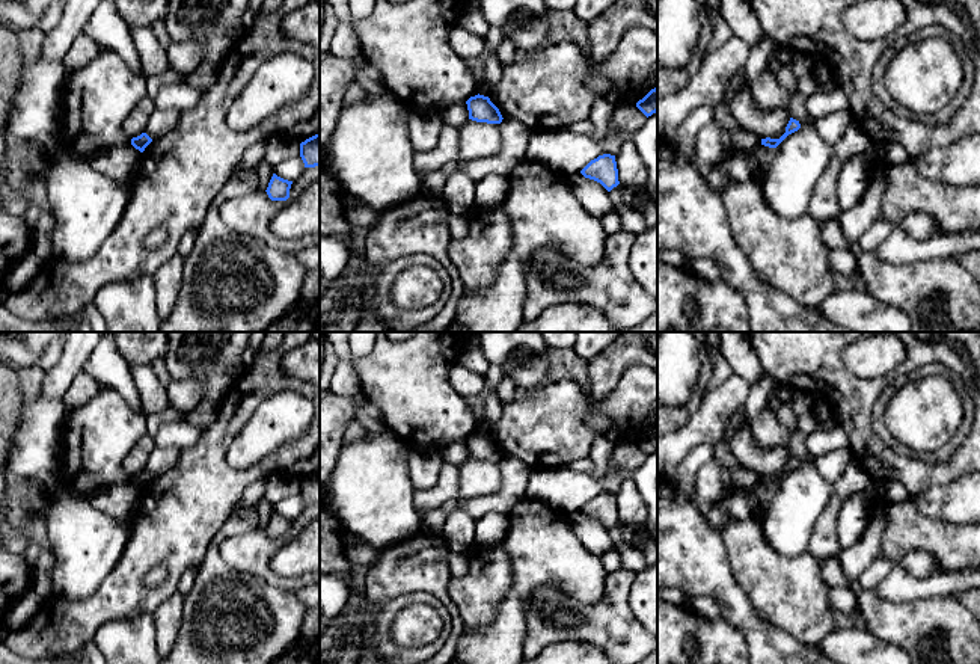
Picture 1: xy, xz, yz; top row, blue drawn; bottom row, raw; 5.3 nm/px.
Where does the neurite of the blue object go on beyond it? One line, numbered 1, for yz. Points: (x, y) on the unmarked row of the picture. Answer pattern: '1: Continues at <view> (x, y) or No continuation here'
1: No continuation here

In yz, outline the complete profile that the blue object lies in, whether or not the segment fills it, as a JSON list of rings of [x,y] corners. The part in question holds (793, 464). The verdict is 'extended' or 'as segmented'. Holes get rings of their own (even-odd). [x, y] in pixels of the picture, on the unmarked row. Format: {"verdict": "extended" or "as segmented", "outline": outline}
{"verdict": "as segmented", "outline": [[[790,456],[787,465],[786,465],[786,471],[779,475],[779,477],[761,477],[761,483],[769,484],[769,486],[776,486],[789,472],[798,469],[801,466],[799,459]]]}

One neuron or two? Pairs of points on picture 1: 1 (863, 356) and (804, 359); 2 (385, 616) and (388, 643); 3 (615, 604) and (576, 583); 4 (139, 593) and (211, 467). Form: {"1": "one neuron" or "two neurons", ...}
{"1": "two neurons", "2": "one neuron", "3": "two neurons", "4": "one neuron"}

